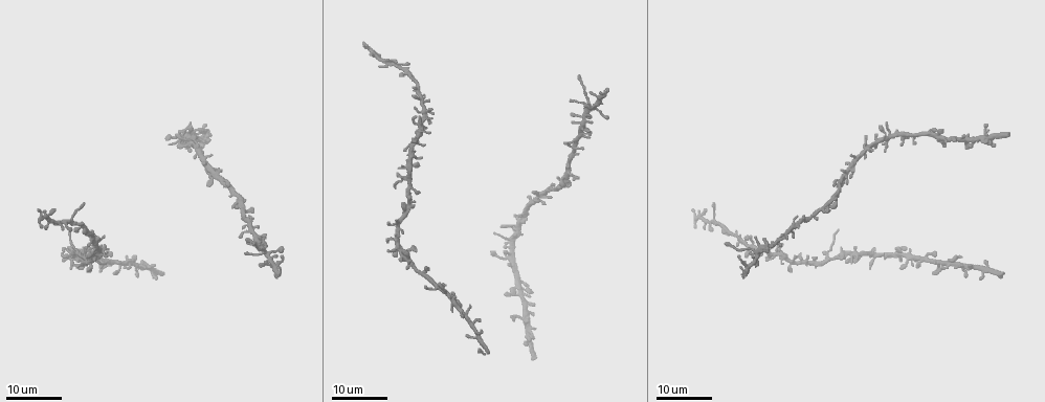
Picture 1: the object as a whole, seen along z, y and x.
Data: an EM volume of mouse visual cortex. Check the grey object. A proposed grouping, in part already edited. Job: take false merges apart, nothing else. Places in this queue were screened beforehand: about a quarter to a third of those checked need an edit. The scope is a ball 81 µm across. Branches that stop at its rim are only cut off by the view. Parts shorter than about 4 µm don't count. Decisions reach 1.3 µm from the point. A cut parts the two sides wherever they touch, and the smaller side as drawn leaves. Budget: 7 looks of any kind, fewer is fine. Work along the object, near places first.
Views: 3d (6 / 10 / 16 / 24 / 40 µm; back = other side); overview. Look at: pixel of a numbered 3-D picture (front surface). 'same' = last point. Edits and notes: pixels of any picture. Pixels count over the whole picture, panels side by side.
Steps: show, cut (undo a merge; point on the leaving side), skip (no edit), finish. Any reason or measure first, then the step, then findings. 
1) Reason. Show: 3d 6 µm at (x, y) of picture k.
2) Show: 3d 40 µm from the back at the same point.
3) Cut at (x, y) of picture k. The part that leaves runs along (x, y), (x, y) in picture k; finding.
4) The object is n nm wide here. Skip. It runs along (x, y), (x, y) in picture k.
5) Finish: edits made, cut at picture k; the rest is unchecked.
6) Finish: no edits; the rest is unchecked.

Looks like a crossing. Show: 3d 16 µm at (266, 254) of picture 1.

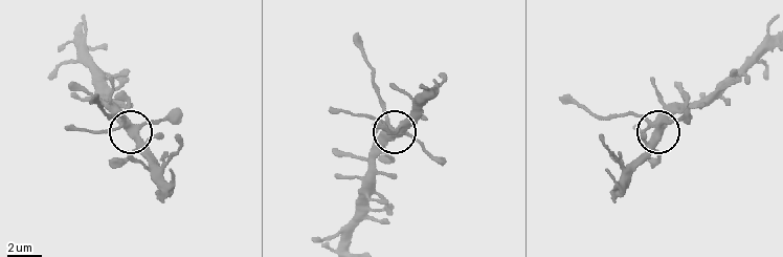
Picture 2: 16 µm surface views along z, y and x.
Show: 3d 10 µm at (130, 130) of picture 2.

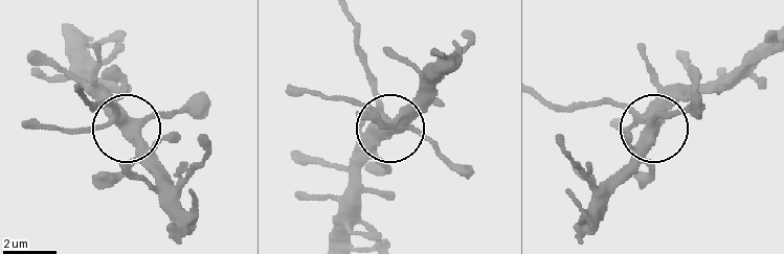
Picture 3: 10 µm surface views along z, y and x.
Skip. It runs along (331, 241), (358, 160), (429, 95) in picture 3; continuous, no second cell.

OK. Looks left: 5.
Small branch off a trunk. Show: 3d 16 µm at (892, 137) of picture 1.

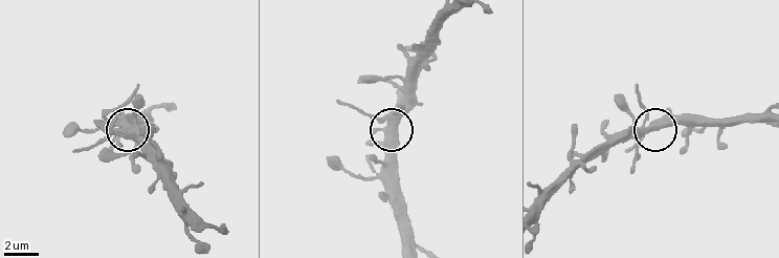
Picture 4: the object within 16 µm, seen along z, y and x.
Show: 3d 10 µm at (651, 122) of picture 4.

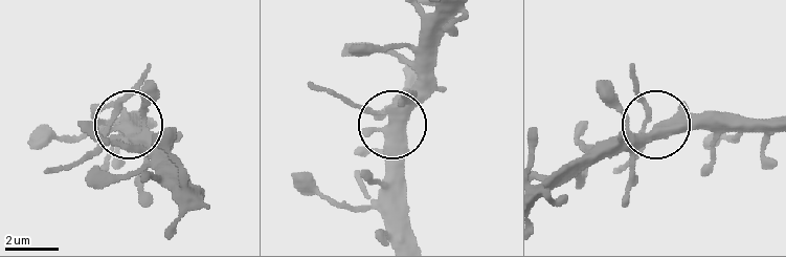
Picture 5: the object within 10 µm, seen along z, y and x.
The object is 410 nm wide here. Skip. Continuous, no second cell.

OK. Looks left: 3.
Three arms meet. Show: 3d 16 µm at (406, 177) of picture 1.

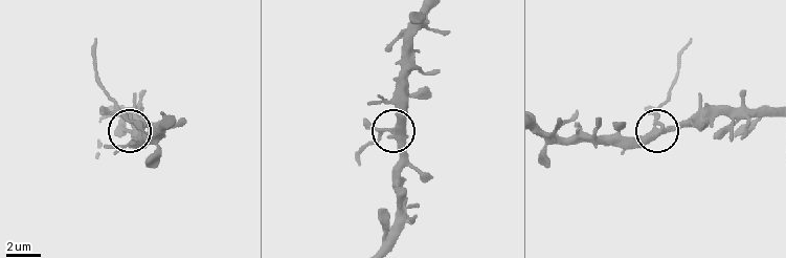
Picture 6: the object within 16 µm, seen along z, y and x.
Show: 3d 6 µm at (654, 125) of picture 6.

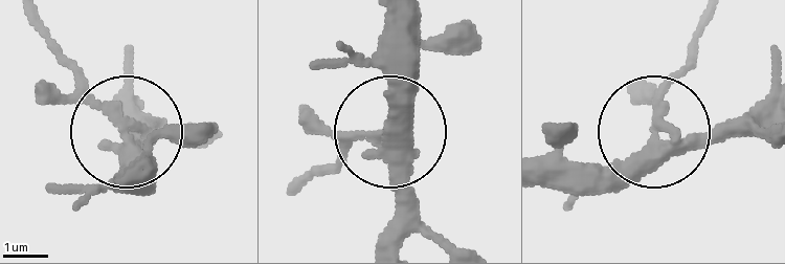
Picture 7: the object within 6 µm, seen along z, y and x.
The object is 350 nm wide here. Cut at (81, 90) of picture 7. A second cell is stuck on.

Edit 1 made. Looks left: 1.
Finish: edits made, cut at picture 7; the rest is unchecked.

